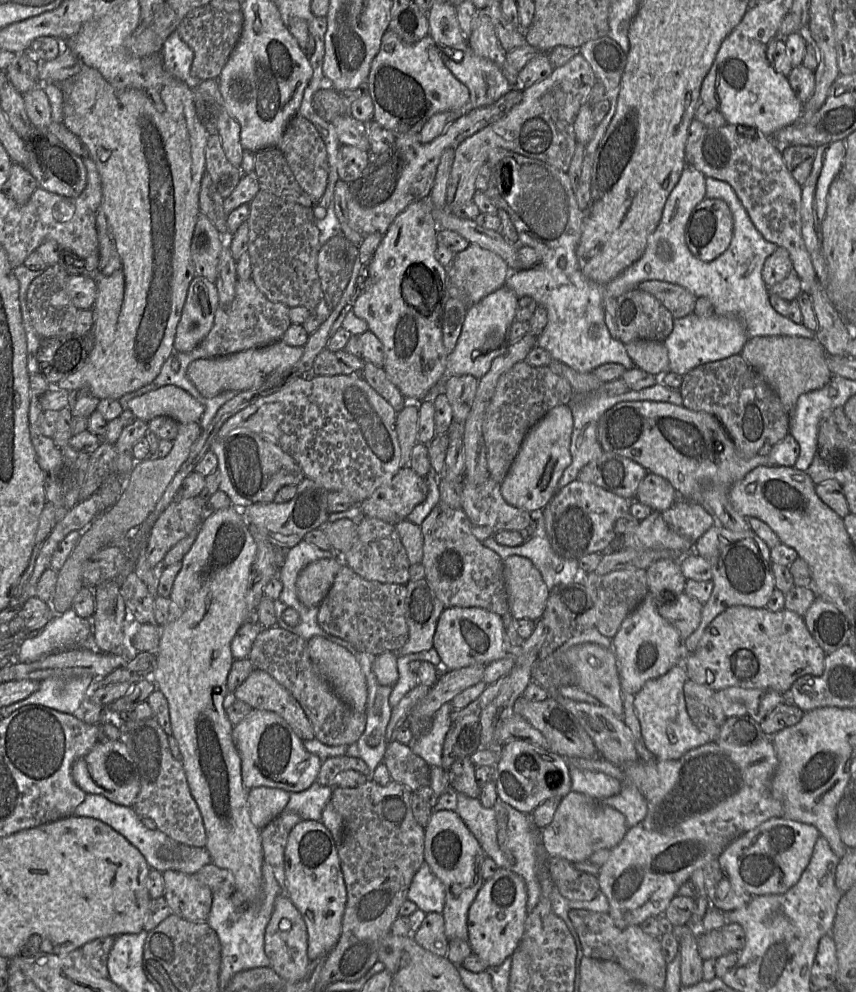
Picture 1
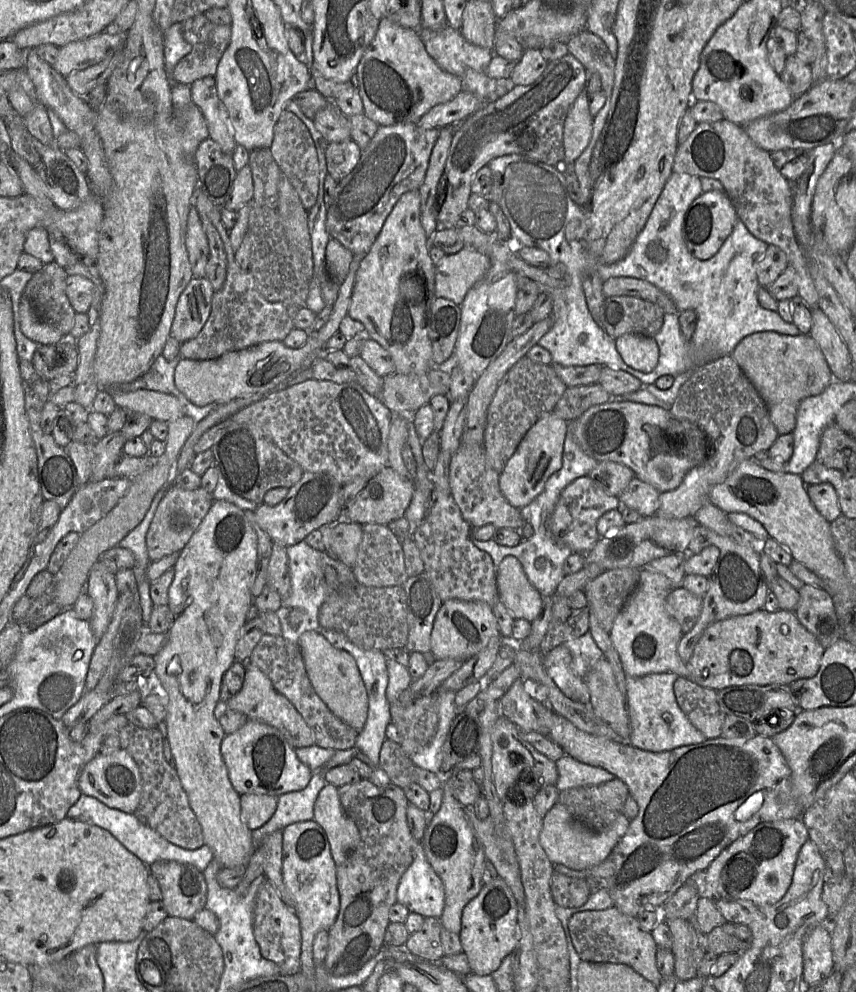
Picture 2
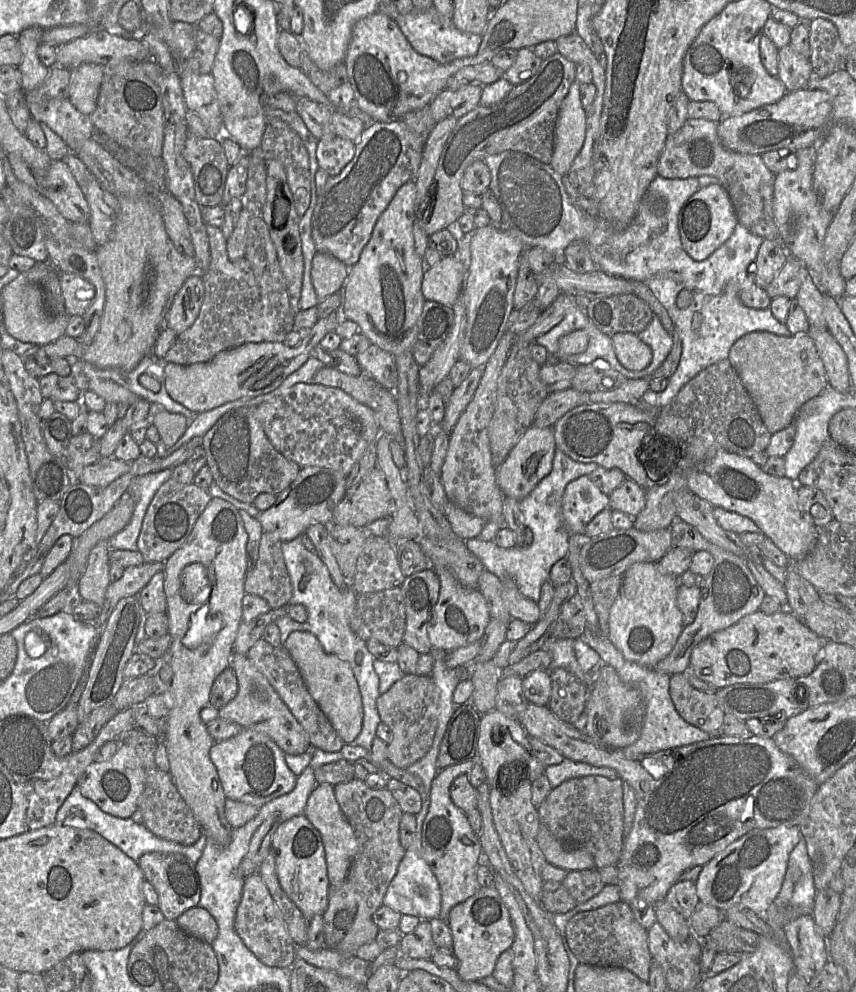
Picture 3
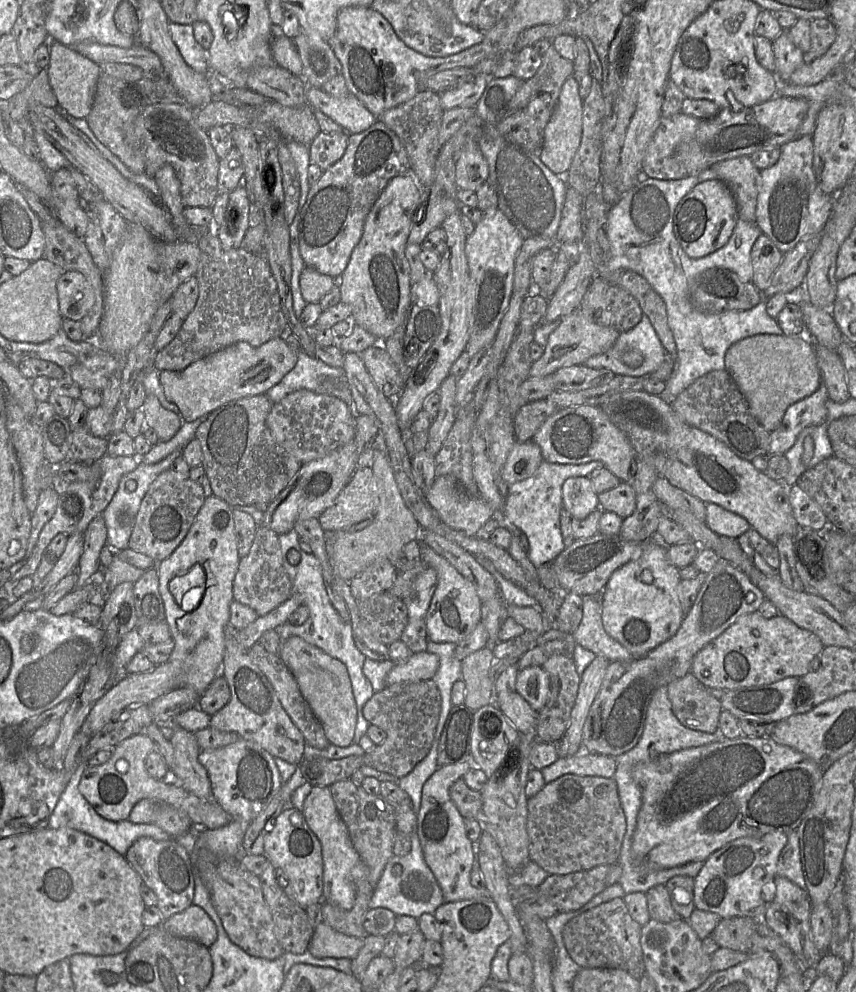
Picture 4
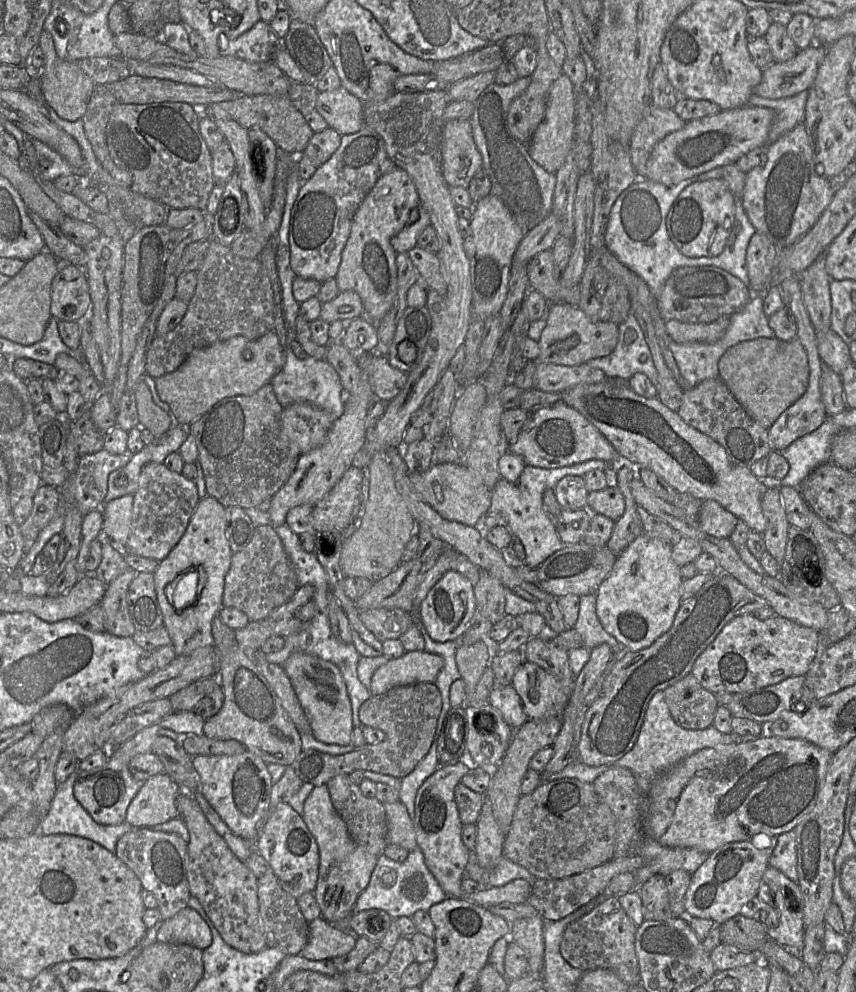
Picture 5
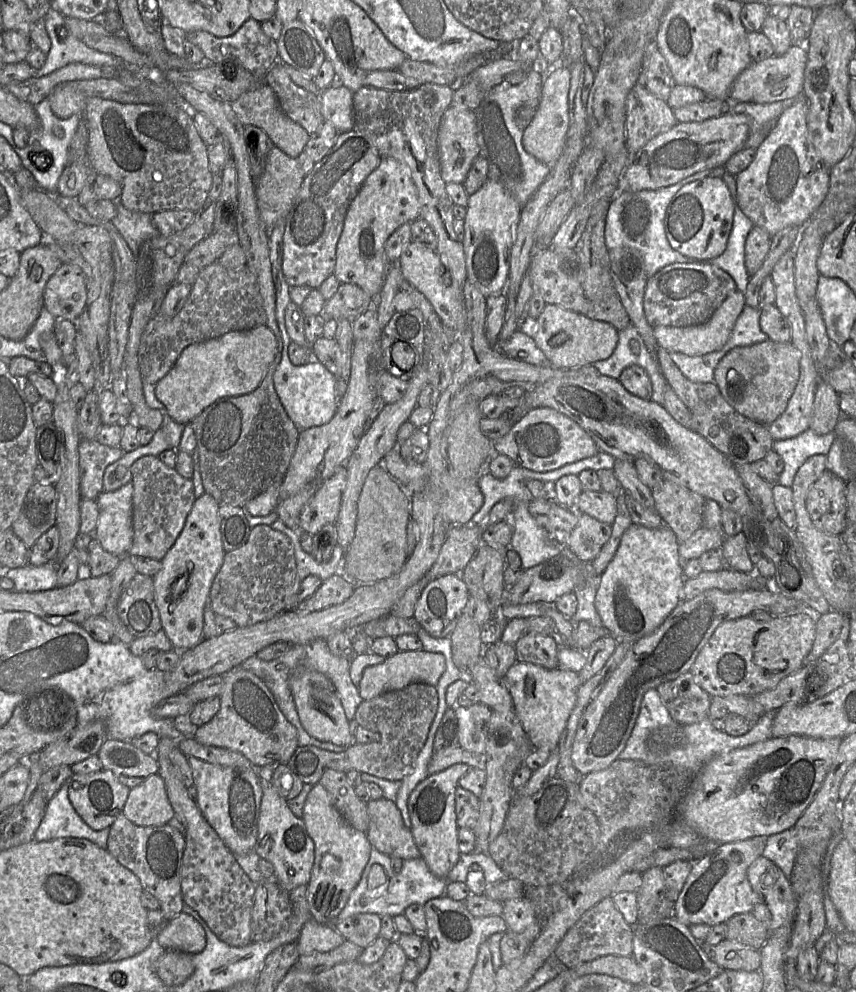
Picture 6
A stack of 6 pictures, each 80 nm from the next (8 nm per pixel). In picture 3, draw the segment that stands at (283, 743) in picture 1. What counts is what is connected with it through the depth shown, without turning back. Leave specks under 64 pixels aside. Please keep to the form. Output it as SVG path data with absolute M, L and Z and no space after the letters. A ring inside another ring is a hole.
M243 729L232 738L214 743L209 755L217 769L224 794L229 800L261 808L295 787L297 776L288 768L285 753L266 734Z

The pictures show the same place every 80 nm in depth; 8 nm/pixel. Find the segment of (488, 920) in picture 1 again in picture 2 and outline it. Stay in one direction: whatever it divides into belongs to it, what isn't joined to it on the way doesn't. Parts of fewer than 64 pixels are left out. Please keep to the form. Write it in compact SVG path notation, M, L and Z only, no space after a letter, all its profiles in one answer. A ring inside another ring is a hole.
M501 877L484 884L479 893L464 907L459 938L471 973L491 975L499 968L502 960L512 954L519 940L517 913L517 901Z

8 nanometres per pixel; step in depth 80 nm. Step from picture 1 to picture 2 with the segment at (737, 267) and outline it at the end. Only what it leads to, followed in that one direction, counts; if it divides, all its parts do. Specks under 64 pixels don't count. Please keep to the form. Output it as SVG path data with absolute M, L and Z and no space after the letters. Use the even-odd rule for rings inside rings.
M673 172L665 183L644 228L638 234L627 255L612 264L600 263L590 255L597 265L595 270L602 279L602 283L612 277L630 277L655 285L674 301L678 315L686 310L693 310L696 313L697 323L690 342L698 347L716 349L719 357L731 355L735 346L743 338L756 332L775 331L784 335L801 334L793 323L784 321L777 311L760 306L757 299L760 287L757 279L757 266L769 244L752 235L741 220L736 221L732 233L712 258L699 260L688 251L682 237L683 222L690 204L702 192L700 177Z

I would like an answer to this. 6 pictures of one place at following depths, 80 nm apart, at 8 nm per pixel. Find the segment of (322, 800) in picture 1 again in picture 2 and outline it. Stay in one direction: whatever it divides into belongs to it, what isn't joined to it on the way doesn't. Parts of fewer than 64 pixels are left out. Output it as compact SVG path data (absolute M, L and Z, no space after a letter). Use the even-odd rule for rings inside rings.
M314 771L304 789L278 796L273 816L262 827L251 830L254 847L260 845L268 834L276 830L282 830L295 822L313 820L315 801L326 784L321 771Z

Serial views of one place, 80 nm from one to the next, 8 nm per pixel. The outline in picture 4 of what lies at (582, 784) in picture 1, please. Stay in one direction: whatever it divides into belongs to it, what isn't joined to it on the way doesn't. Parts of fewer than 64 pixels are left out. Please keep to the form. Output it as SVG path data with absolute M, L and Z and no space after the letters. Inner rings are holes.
M581 751L573 756L559 757L552 765L542 769L546 783L565 774L614 777L615 757Z

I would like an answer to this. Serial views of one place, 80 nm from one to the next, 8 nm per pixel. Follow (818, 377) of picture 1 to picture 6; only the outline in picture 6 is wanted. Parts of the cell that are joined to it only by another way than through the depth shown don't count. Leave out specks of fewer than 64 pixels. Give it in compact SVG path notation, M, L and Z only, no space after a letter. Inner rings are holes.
M771 340L730 350L718 362L714 383L722 397L740 414L765 426L785 411L800 377L801 352L791 343Z

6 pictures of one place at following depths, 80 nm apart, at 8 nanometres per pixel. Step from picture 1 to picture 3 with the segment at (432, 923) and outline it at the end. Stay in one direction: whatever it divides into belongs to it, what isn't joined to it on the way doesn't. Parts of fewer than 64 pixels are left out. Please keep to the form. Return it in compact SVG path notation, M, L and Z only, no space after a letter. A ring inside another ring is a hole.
M428 920L420 921L410 933L404 934L399 943L399 951L409 958L431 960L438 948L432 938Z

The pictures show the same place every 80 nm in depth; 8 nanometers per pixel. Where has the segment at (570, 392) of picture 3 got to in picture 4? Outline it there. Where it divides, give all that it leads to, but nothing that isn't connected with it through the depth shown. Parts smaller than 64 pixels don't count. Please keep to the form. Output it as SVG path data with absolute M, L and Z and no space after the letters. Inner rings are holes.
M547 399L529 402L522 406L513 417L516 440L524 442L532 439L547 418L561 408Z

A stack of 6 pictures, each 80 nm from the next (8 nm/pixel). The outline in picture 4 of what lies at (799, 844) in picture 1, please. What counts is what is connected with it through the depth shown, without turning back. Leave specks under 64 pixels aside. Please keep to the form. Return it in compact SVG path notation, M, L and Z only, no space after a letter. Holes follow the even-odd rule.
M775 830L761 837L738 838L712 853L693 879L695 909L716 913L722 919L748 917L760 920L768 902L776 895L773 881L777 875L779 855L787 840L787 832Z

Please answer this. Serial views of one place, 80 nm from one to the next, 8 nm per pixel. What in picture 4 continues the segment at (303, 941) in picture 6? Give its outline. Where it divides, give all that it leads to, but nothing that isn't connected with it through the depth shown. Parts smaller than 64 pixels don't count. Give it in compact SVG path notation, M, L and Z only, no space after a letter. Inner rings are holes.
M322 922L314 928L307 949L316 958L353 959L363 946L363 939L342 934Z

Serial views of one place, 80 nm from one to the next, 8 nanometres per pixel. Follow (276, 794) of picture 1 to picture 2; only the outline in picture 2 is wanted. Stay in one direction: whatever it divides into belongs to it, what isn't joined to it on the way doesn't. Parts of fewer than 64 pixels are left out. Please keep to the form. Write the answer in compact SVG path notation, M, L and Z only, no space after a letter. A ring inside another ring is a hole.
M247 793L240 795L240 817L250 829L266 824L275 813L278 796Z

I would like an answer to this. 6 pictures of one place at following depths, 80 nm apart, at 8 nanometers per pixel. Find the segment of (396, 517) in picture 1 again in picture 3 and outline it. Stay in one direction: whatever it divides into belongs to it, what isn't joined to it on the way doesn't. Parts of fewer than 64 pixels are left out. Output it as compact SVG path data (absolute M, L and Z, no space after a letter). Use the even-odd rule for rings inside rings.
M372 469L361 481L358 488L346 494L333 511L332 526L354 526L364 528L374 521L389 518L393 511L393 500L384 473Z

